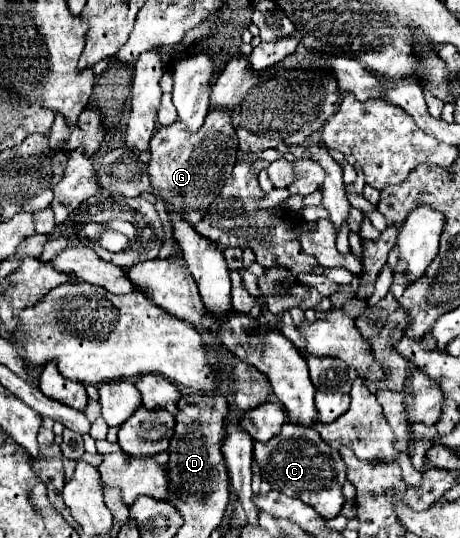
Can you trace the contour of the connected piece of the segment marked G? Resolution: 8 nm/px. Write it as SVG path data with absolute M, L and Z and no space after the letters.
M211 109L205 123L195 133L187 133L179 121L169 127L161 127L151 137L151 185L155 187L157 197L161 197L165 203L171 203L185 221L197 225L211 201L231 179L237 151L239 143L231 125L231 113L227 113L227 109Z

